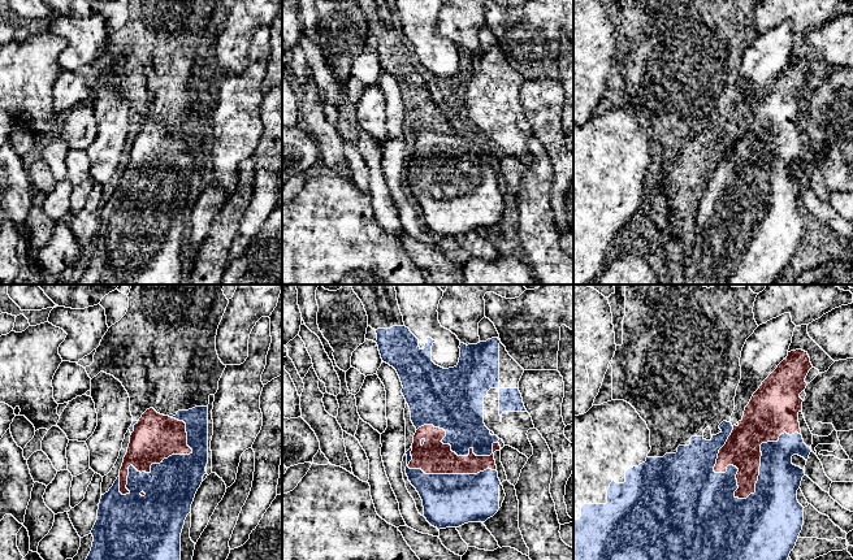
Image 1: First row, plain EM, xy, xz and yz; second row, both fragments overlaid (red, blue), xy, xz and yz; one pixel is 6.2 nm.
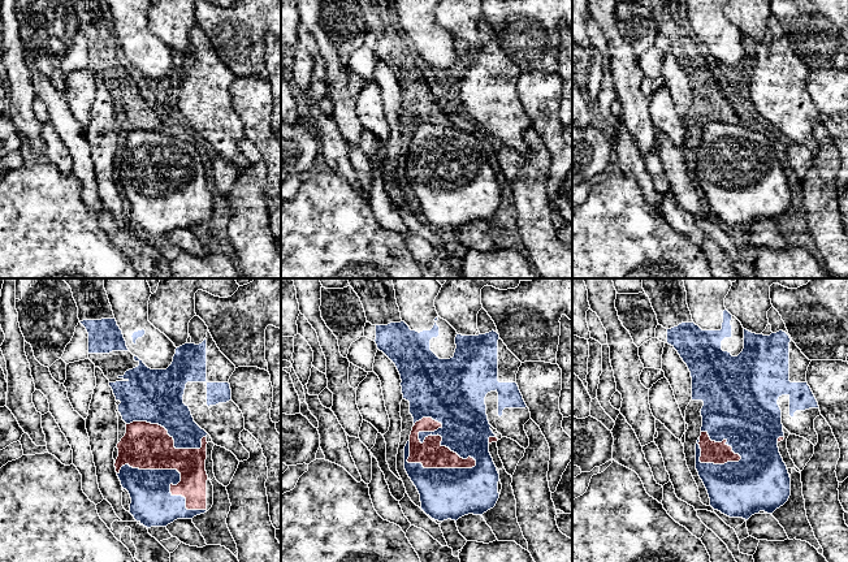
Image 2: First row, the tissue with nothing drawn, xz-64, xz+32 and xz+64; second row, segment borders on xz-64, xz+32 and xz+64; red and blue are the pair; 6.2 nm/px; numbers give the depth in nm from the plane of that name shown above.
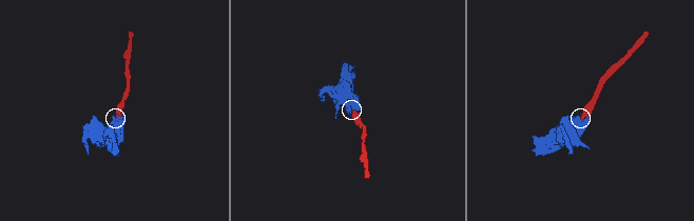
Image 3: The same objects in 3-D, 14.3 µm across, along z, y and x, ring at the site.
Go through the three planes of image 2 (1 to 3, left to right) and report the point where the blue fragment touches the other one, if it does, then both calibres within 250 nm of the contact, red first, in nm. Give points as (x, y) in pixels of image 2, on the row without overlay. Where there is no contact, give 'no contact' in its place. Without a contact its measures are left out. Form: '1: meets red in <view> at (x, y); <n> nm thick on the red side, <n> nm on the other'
1: meets red in xz-64 at (181, 184); 280 nm thick on the red side, 260 nm on the other
2: meets red in xz+32 at (437, 143); 170 nm thick on the red side, 360 nm on the other
3: meets red in xz+64 at (722, 150); 140 nm thick on the red side, 460 nm on the other

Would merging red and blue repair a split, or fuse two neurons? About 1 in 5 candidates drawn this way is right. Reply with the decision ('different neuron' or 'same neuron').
same neuron

